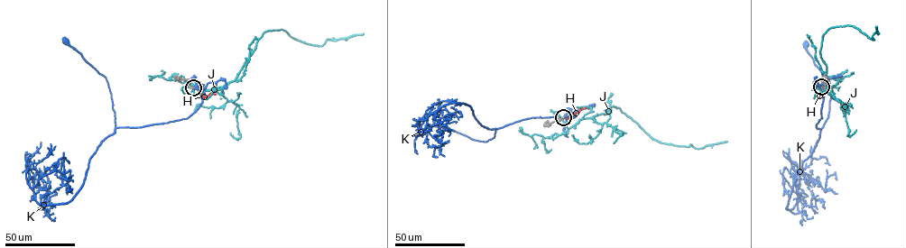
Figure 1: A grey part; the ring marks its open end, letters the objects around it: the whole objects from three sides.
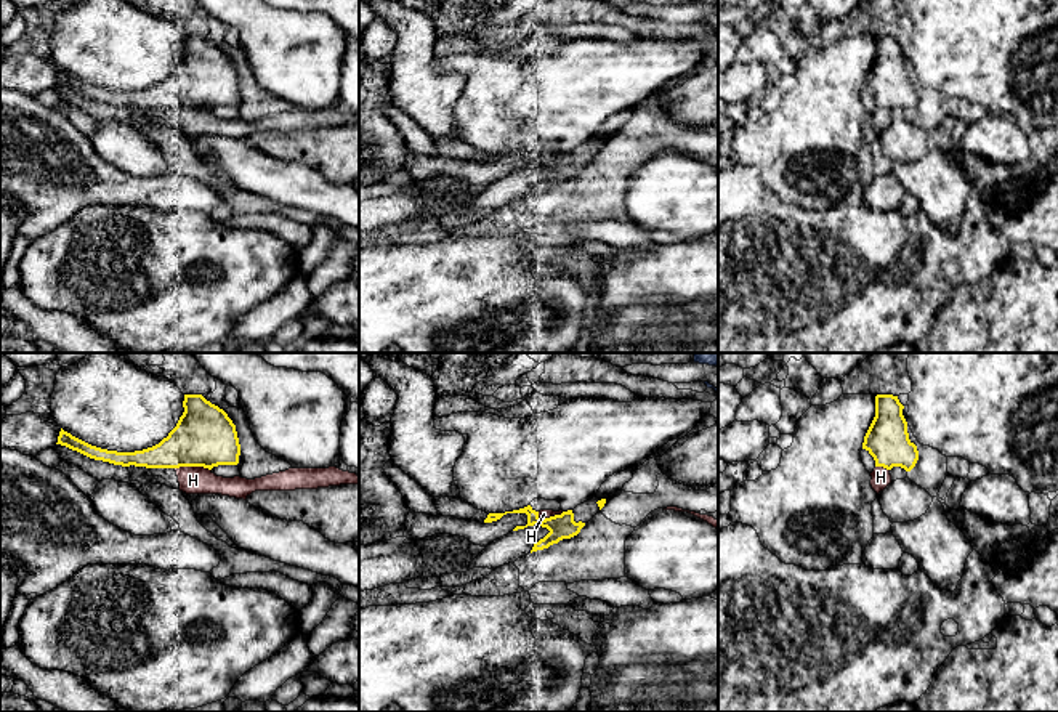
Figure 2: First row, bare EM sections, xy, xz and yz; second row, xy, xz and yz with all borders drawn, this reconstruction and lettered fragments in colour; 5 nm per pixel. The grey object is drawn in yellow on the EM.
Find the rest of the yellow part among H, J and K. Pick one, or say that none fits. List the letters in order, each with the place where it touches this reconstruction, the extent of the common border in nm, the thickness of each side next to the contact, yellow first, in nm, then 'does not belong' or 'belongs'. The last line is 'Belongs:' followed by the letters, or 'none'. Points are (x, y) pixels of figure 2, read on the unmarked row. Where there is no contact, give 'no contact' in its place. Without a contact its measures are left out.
H: xy (193, 106) | 180 nm | 300/140 nm | does not belong
J: no contact | does not belong
K: no contact | belongs
Belongs: K

